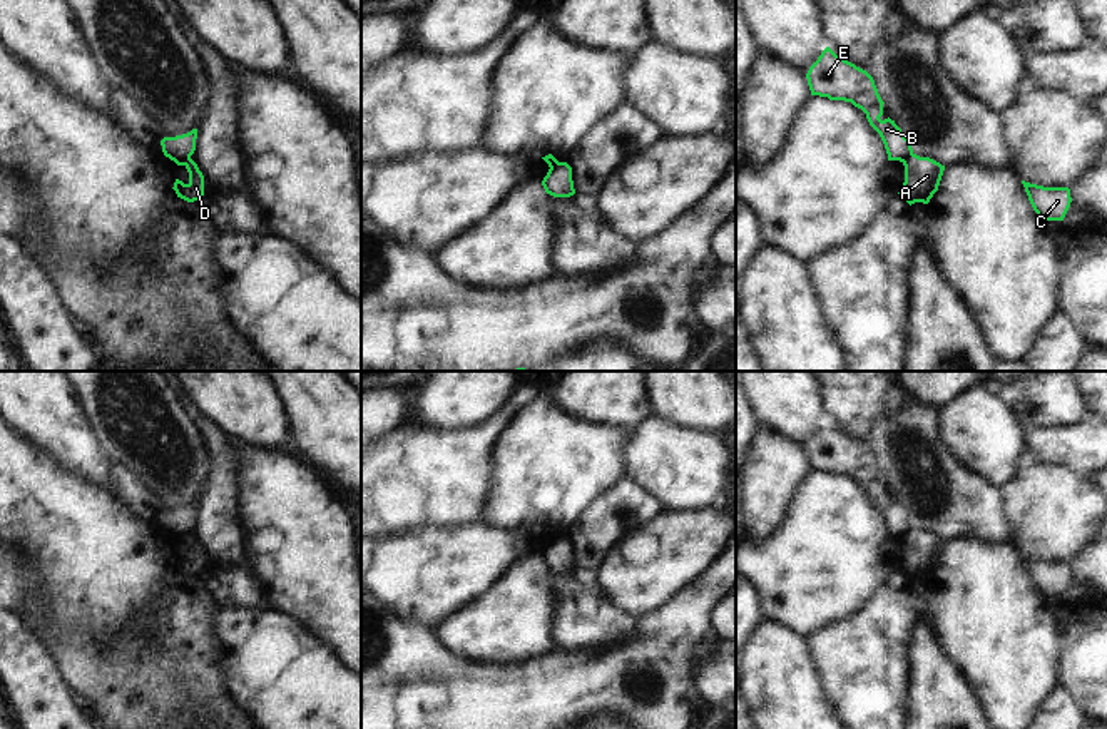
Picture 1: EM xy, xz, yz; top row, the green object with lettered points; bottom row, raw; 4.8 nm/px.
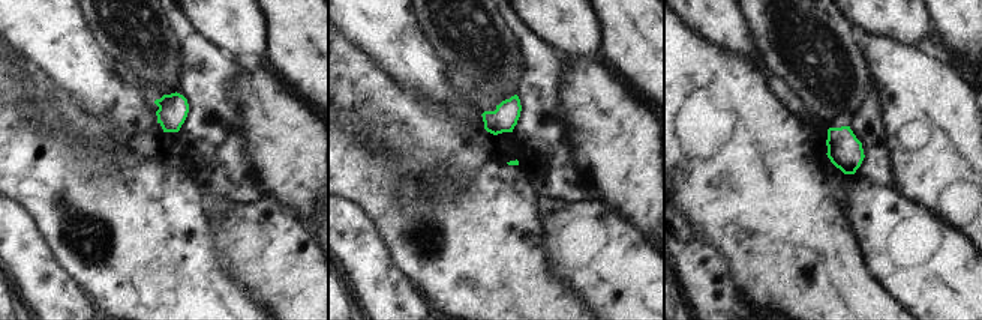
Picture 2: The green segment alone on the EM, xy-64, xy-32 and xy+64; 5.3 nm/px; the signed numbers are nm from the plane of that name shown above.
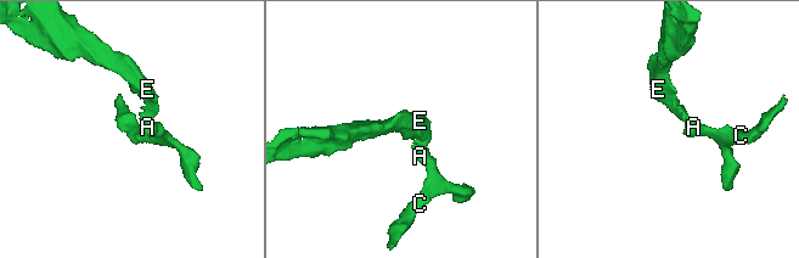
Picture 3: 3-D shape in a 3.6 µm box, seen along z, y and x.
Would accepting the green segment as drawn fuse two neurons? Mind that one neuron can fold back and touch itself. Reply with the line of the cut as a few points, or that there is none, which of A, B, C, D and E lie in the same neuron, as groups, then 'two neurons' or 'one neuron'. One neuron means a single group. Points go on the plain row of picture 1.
cut xy (189, 532), (178, 539); groups A C D / B E; two neurons

